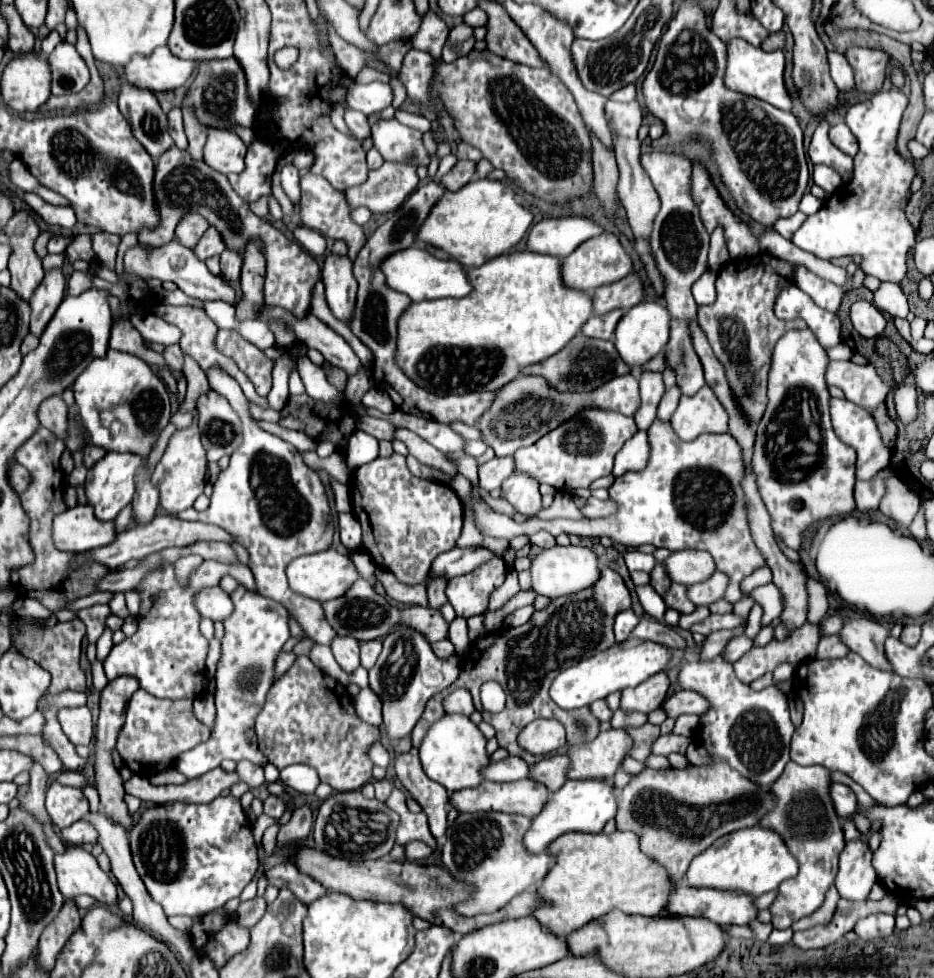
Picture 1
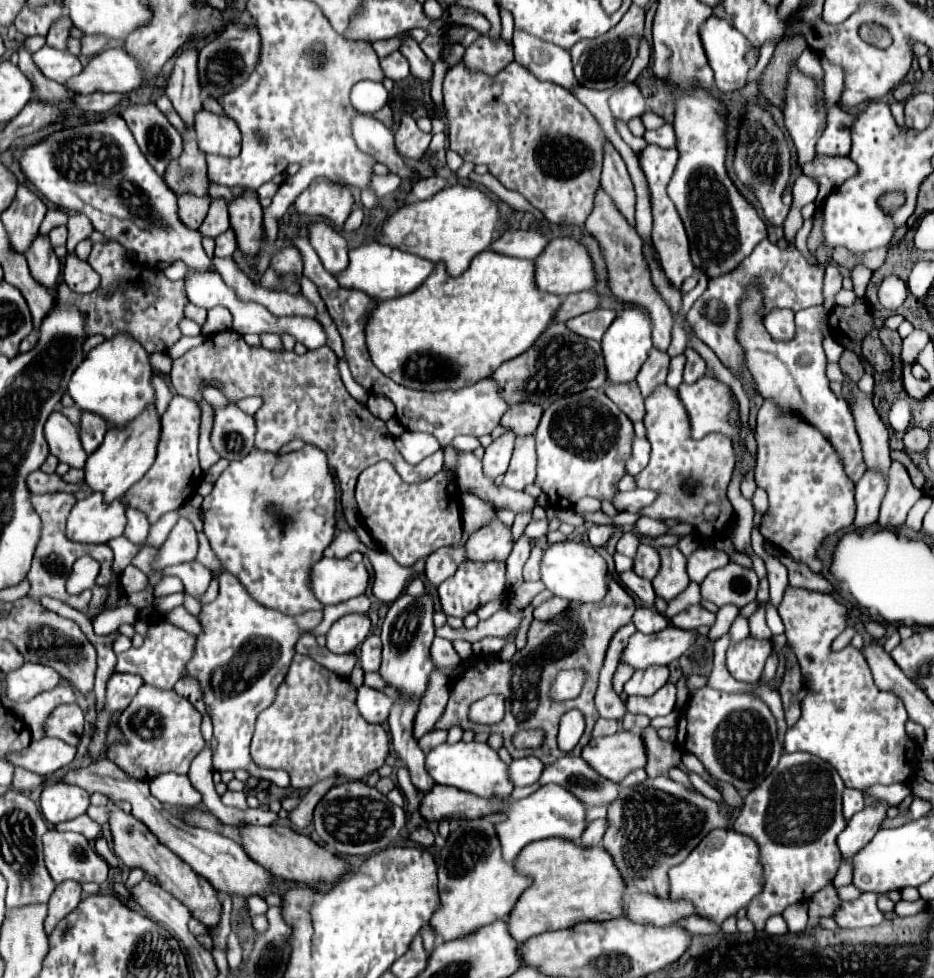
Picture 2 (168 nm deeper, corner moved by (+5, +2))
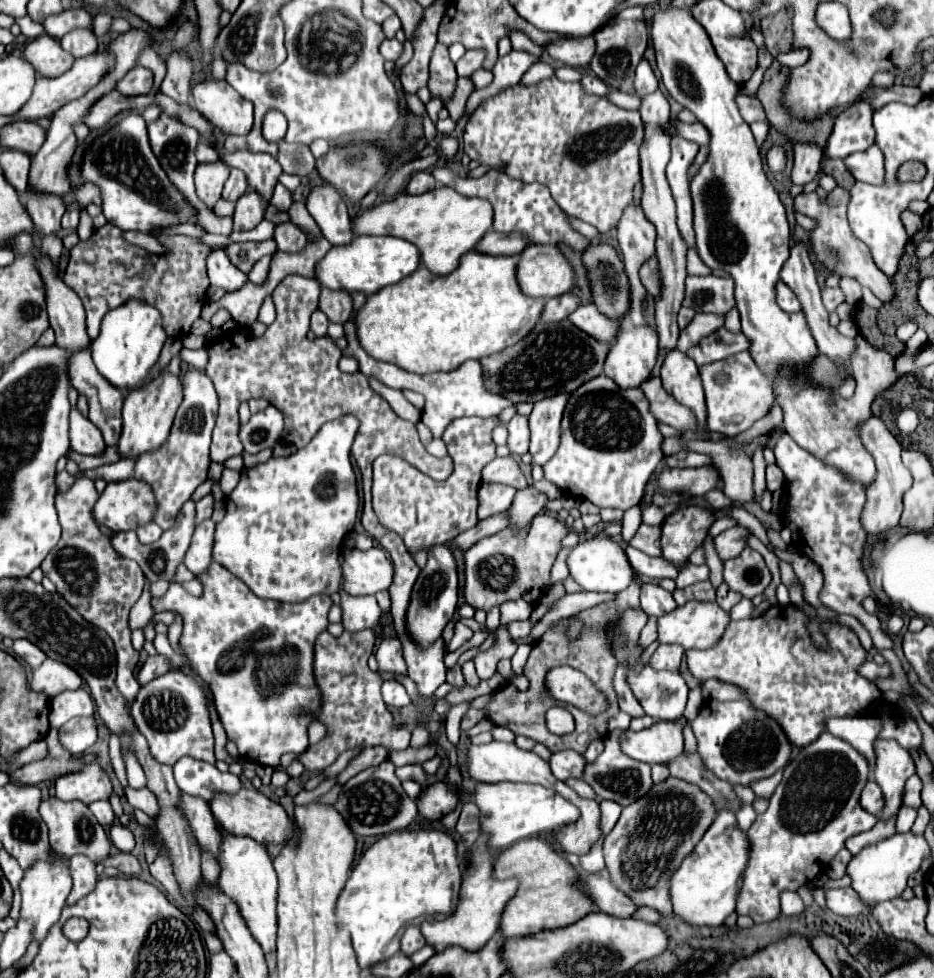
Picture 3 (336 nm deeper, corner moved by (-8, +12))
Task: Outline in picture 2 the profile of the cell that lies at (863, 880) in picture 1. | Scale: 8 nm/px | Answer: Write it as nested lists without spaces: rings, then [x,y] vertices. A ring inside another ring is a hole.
[[[887,803],[879,805],[879,807],[865,807],[863,811],[859,811],[851,821],[847,821],[845,831],[837,837],[837,845],[839,851],[843,855],[843,859],[853,865],[853,857],[875,837],[875,833],[879,831],[881,821],[885,819],[885,811],[887,811]]]

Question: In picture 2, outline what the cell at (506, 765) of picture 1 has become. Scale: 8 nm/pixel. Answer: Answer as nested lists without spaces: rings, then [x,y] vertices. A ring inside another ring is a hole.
[[[537,757],[513,759],[509,765],[509,781],[513,781],[515,787],[533,785],[539,781],[541,769],[543,769],[543,763]]]

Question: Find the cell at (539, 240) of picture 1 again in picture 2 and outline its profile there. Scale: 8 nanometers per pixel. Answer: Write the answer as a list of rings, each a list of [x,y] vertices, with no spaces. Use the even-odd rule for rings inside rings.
[[[515,229],[515,231],[507,231],[499,239],[495,239],[491,249],[497,253],[503,253],[503,255],[519,257],[519,259],[537,259],[537,255],[545,251],[547,243],[549,243],[549,239],[535,229],[527,229],[527,231]]]

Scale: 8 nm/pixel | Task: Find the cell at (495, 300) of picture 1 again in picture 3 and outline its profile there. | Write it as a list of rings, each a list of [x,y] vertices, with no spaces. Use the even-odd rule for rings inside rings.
[[[468,251],[466,255],[462,255],[458,267],[448,275],[430,273],[428,283],[420,285],[418,271],[410,275],[410,279],[394,283],[394,287],[384,287],[382,291],[376,291],[366,299],[362,309],[354,313],[360,347],[364,347],[364,351],[378,361],[388,361],[398,365],[400,369],[422,375],[434,371],[452,371],[454,367],[460,367],[466,359],[482,359],[518,343],[540,319],[546,299],[532,299],[520,291],[516,281],[516,263],[518,255],[492,257]]]

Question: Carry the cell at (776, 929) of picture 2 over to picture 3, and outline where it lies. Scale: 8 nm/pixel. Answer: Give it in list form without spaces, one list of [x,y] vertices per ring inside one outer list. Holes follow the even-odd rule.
[[[782,891],[780,901],[782,901],[782,915],[798,915],[804,911],[802,897],[796,891]]]

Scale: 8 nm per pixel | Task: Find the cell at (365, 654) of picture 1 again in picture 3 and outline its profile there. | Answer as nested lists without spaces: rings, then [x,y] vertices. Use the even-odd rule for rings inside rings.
[[[384,637],[376,647],[376,661],[380,671],[390,671],[398,675],[406,675],[406,663],[402,657],[402,643],[398,637],[388,639]]]

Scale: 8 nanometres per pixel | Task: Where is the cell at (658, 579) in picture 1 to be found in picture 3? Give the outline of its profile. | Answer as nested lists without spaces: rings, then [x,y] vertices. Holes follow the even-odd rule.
[[[642,523],[638,533],[630,539],[628,545],[636,547],[636,549],[648,553],[648,555],[660,555],[662,553],[660,551],[660,527],[658,525],[656,527],[648,527],[646,523]]]

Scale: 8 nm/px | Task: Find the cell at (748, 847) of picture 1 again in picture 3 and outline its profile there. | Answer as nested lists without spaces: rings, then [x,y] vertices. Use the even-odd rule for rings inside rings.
[[[720,811],[696,849],[682,861],[680,869],[670,879],[670,901],[674,917],[692,927],[716,927],[736,909],[736,881],[744,873],[748,863],[748,835],[736,825],[736,817],[728,811]]]

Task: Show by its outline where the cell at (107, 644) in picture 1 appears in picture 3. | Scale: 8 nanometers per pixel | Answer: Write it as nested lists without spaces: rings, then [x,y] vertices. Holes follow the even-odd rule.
[[[212,563],[206,569],[206,573],[196,577],[196,579],[204,587],[204,593],[200,597],[188,595],[180,583],[171,583],[168,593],[162,599],[152,599],[152,607],[154,607],[154,611],[168,609],[168,611],[182,613],[182,617],[184,617],[184,631],[182,631],[182,637],[180,637],[178,645],[184,651],[184,655],[192,661],[194,671],[202,677],[202,681],[206,681],[210,685],[212,695],[214,695],[214,707],[216,707],[216,713],[220,717],[220,723],[222,723],[228,739],[232,739],[236,743],[240,755],[244,759],[258,761],[260,765],[278,767],[280,765],[280,757],[284,753],[300,755],[300,753],[306,751],[306,747],[308,747],[308,725],[316,719],[318,707],[322,705],[322,695],[318,695],[318,685],[314,683],[314,641],[316,641],[318,633],[322,633],[328,627],[328,609],[330,609],[332,601],[330,601],[328,595],[314,595],[314,599],[306,599],[306,603],[278,603],[278,601],[272,601],[272,599],[258,599],[236,575],[226,571],[220,563]]]

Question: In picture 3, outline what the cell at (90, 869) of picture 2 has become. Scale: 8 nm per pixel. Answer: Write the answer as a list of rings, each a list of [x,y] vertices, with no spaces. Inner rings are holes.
[[[48,797],[46,801],[40,803],[40,815],[42,815],[44,823],[48,825],[50,845],[54,847],[54,851],[58,855],[72,857],[76,853],[82,853],[82,855],[90,857],[94,863],[98,863],[98,859],[104,859],[110,853],[112,843],[110,843],[104,827],[94,819],[88,805],[78,803],[78,801],[62,801],[58,797]]]

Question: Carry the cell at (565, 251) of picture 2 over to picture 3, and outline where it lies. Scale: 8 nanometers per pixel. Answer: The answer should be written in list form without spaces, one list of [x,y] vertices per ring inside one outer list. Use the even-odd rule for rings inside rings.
[[[530,245],[518,261],[520,291],[530,297],[562,295],[574,285],[574,271],[558,247]]]

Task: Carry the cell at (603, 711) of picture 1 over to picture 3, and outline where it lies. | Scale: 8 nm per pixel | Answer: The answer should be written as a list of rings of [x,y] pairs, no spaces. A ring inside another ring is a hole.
[[[618,667],[616,677],[614,677],[614,689],[618,693],[618,703],[620,703],[620,709],[624,713],[628,713],[630,717],[642,717],[642,715],[646,715],[642,711],[640,703],[636,701],[636,697],[632,695],[628,683],[626,683],[626,667]]]

